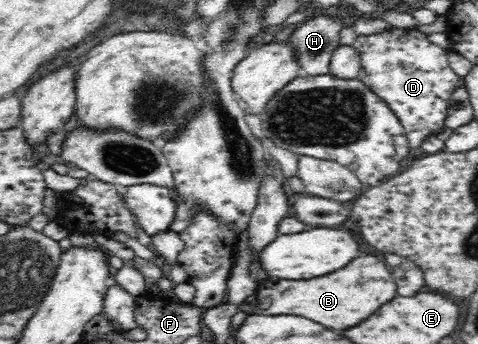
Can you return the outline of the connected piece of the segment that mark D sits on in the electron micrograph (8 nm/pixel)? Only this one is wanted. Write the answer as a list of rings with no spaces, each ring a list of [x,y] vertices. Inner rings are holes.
[[[391,27],[391,31],[382,31],[373,35],[360,35],[353,46],[359,50],[361,70],[358,78],[369,86],[373,92],[383,98],[397,118],[401,120],[403,129],[411,147],[417,147],[427,136],[436,135],[443,128],[443,119],[447,113],[449,96],[459,85],[459,78],[447,61],[448,49],[431,43],[426,34],[415,31],[403,31],[401,28]]]

